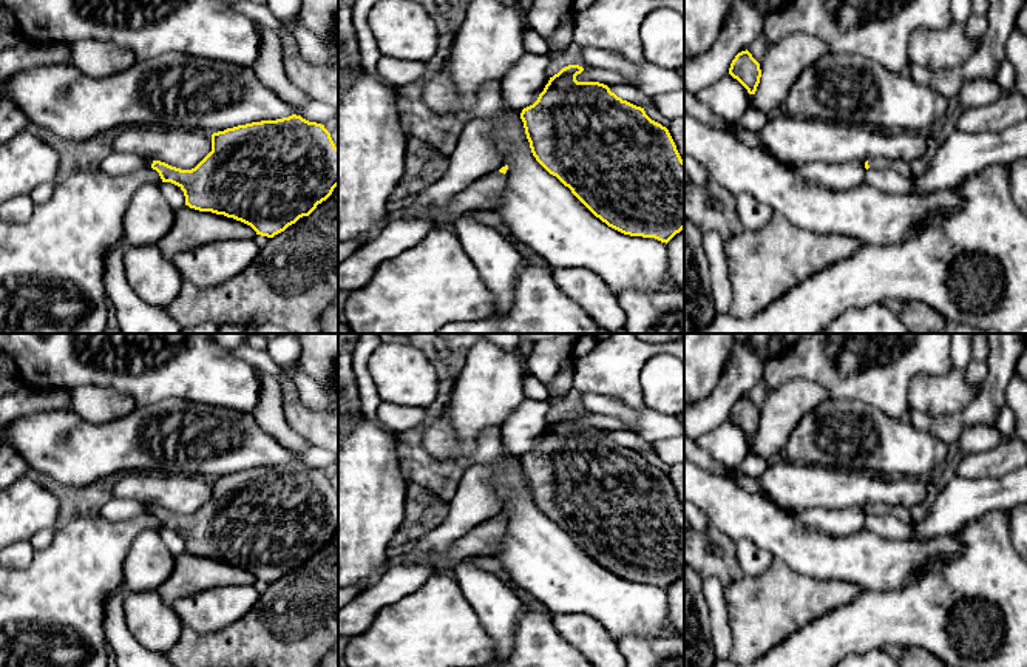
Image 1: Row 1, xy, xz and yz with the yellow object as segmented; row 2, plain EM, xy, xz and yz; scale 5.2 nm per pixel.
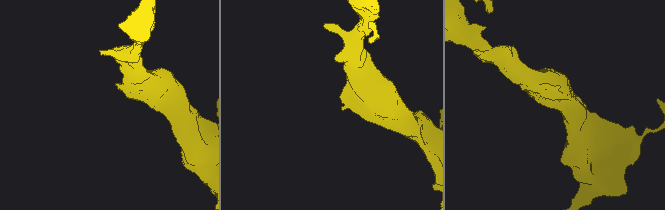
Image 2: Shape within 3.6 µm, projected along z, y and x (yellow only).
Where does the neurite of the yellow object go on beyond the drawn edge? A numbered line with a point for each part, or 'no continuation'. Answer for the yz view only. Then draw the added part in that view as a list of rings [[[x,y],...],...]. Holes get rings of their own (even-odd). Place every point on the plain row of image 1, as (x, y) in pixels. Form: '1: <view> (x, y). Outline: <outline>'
1: yz (901, 513). Outline: [[[873,503],[868,506],[869,514],[883,516],[883,514],[894,514],[897,519],[903,522],[911,522],[910,511],[907,508],[888,508],[882,503]]]

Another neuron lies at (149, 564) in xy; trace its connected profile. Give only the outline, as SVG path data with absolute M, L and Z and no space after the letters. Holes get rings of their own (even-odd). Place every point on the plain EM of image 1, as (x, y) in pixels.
M156 530L142 531L131 543L124 560L125 593L156 590L173 573L175 556Z

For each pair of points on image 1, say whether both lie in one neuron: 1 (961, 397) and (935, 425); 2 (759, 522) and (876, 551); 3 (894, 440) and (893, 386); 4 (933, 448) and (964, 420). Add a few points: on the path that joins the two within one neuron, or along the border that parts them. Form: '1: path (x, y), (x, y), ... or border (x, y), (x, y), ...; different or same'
1: border (976, 396), (961, 411), (927, 417); different
2: path (788, 539), (802, 550), (847, 550); same
3: border (862, 402), (894, 417), (904, 417); different
4: border (924, 426), (947, 445); different

